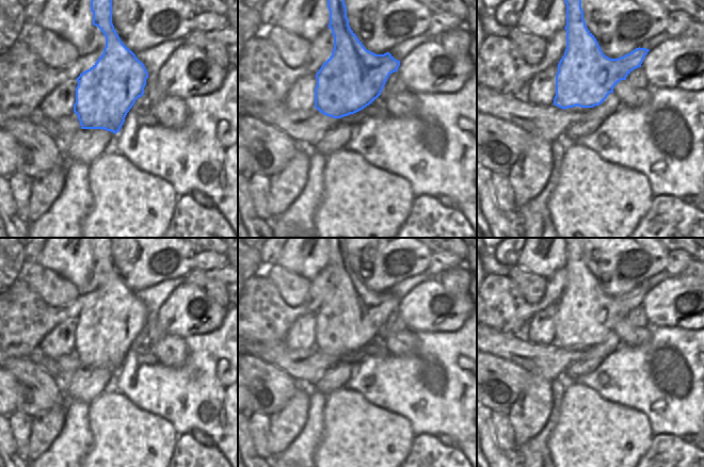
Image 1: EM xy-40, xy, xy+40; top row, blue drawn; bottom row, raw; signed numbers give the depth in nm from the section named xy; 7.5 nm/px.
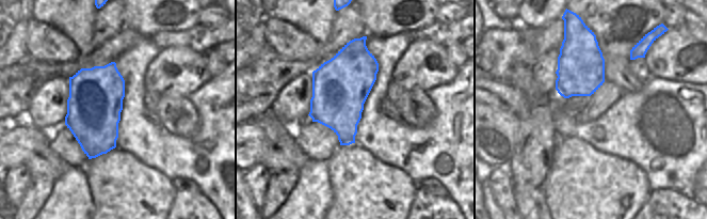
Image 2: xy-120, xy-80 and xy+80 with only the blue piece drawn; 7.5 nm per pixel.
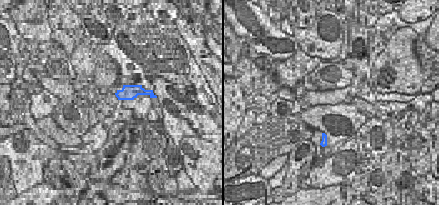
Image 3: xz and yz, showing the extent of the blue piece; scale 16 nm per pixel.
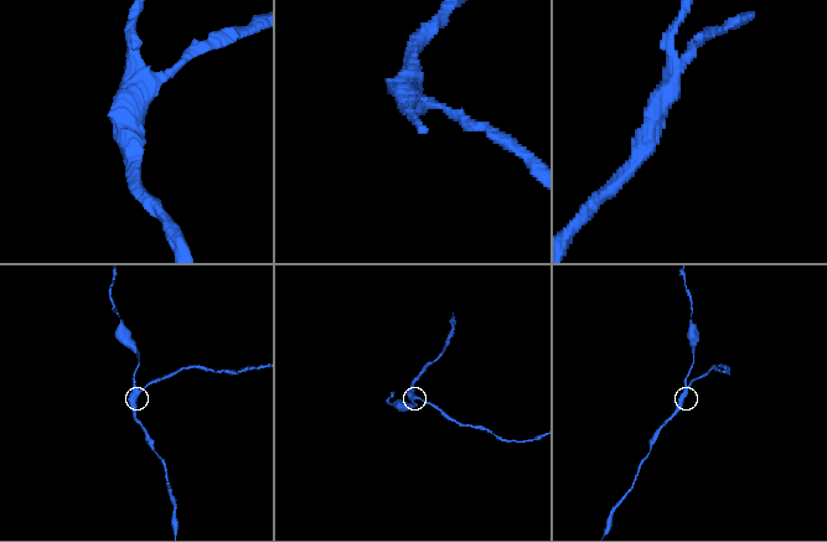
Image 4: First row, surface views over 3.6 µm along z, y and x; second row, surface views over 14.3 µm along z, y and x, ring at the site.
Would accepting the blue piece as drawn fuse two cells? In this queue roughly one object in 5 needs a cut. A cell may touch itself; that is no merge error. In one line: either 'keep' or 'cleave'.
keep

